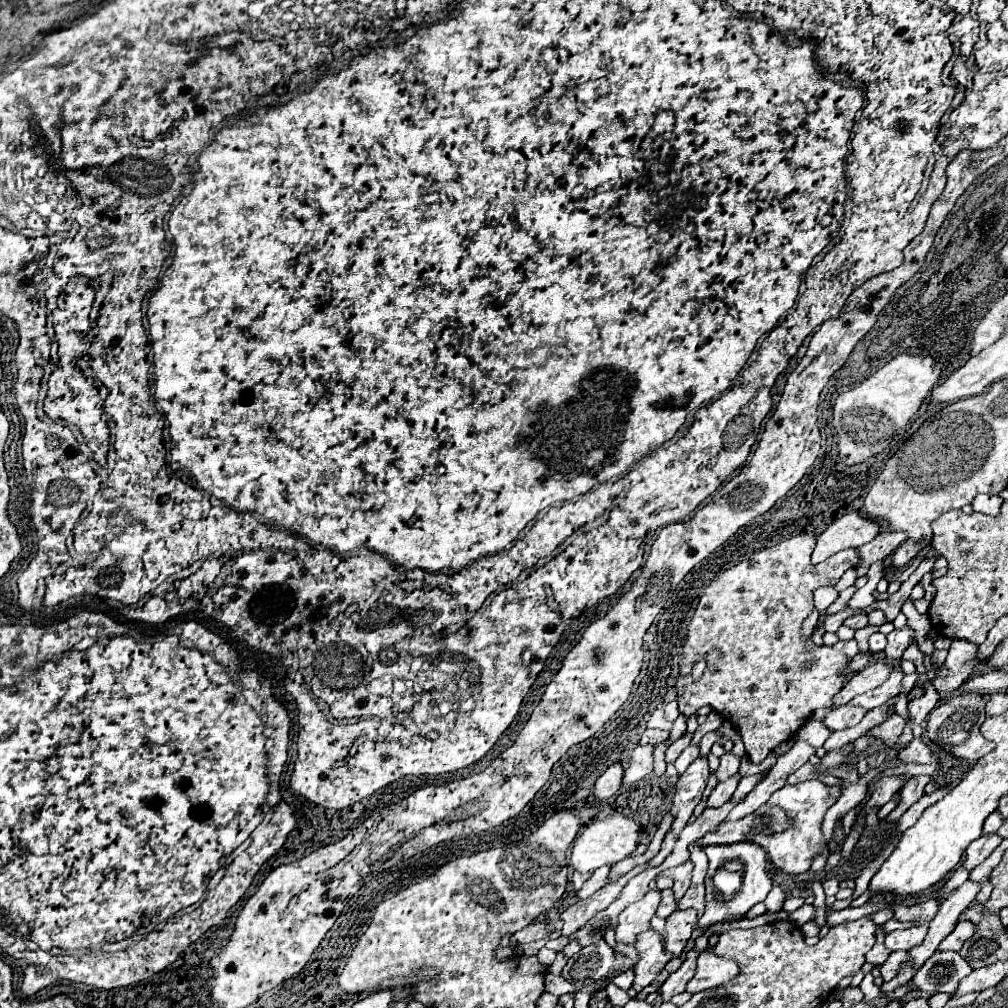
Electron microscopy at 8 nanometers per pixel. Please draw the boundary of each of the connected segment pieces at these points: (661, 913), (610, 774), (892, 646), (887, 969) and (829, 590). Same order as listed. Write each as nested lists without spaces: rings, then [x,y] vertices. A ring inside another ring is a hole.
[[[664,889],[664,891],[662,891],[662,899],[660,899],[660,905],[658,905],[656,915],[658,915],[658,917],[662,917],[662,919],[666,919],[672,911],[676,911],[674,895],[672,895],[672,891],[670,891],[670,889]]]
[[[620,763],[610,765],[610,767],[598,777],[598,781],[596,781],[596,785],[594,785],[594,795],[596,795],[596,799],[608,799],[608,797],[612,797],[612,795],[620,789],[620,785],[622,785],[622,775],[624,775],[624,767],[622,767]]]
[[[908,625],[902,627],[902,629],[894,629],[894,631],[888,635],[888,645],[886,645],[886,649],[884,649],[886,659],[888,659],[890,663],[900,661],[900,659],[902,659],[902,653],[912,645],[912,641],[914,641],[914,631],[912,631]]]
[[[894,951],[894,953],[886,959],[886,963],[880,967],[882,979],[884,979],[884,981],[894,979],[894,975],[898,975],[898,971],[902,969],[902,963],[908,963],[908,961],[910,961],[910,959],[908,959],[908,953],[906,953],[906,951]]]
[[[820,587],[814,591],[814,605],[818,613],[824,613],[838,599],[838,591],[834,587]]]

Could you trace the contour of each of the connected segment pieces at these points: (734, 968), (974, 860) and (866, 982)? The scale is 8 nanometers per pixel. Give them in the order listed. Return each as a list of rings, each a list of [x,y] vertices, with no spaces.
[[[702,953],[698,957],[698,967],[694,979],[688,983],[688,993],[698,993],[706,989],[714,989],[720,985],[726,985],[730,979],[738,975],[740,967],[732,959],[722,959],[714,953]]]
[[[996,833],[994,835],[982,835],[976,841],[972,841],[970,847],[966,849],[966,859],[964,859],[966,869],[972,871],[976,865],[980,865],[1000,843],[1002,843],[1002,837]]]
[[[868,973],[864,976],[859,988],[864,994],[864,1001],[870,1001],[884,995],[880,988],[875,985],[874,977],[871,973]]]

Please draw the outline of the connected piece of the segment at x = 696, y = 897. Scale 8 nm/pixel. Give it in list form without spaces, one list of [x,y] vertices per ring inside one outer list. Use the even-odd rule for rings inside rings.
[[[692,885],[692,887],[686,891],[686,895],[680,899],[678,905],[694,905],[692,909],[696,909],[698,913],[704,913],[704,907],[706,907],[704,895],[706,895],[704,885]]]

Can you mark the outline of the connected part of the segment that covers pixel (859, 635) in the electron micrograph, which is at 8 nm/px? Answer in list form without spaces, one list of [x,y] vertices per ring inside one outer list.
[[[868,625],[868,627],[864,627],[864,629],[858,629],[858,631],[856,631],[854,639],[858,641],[858,647],[860,647],[860,651],[868,649],[868,637],[870,637],[872,633],[876,633],[876,631],[878,631],[878,629],[876,629],[874,625]]]

